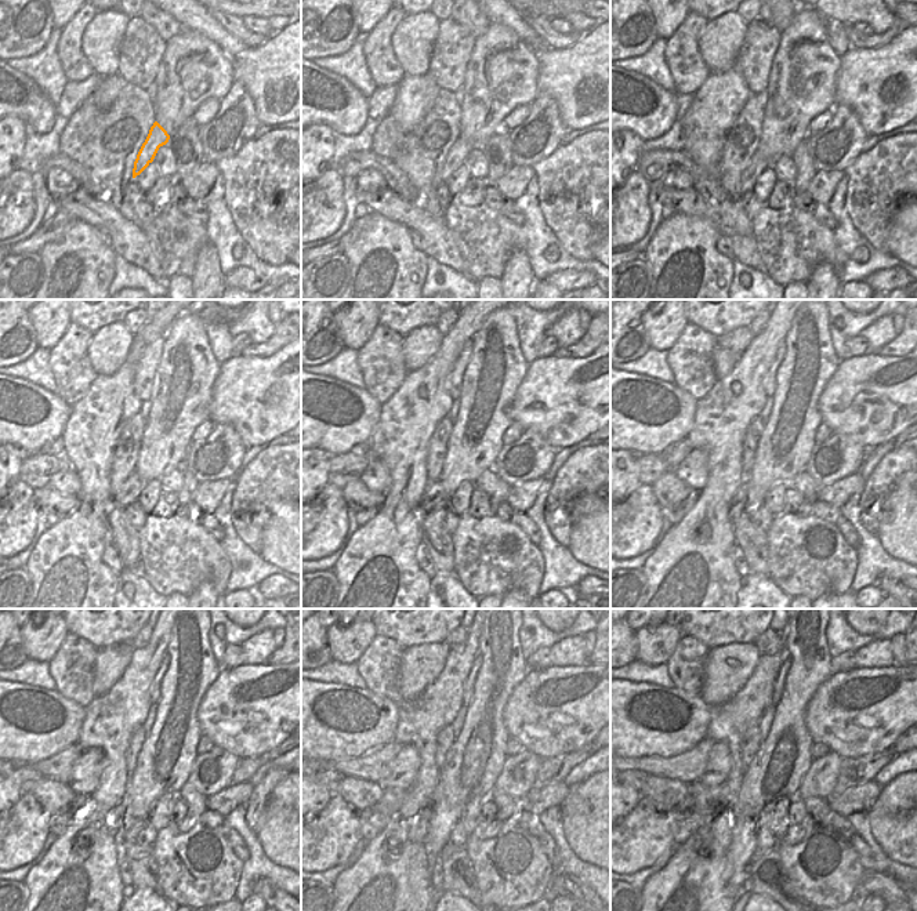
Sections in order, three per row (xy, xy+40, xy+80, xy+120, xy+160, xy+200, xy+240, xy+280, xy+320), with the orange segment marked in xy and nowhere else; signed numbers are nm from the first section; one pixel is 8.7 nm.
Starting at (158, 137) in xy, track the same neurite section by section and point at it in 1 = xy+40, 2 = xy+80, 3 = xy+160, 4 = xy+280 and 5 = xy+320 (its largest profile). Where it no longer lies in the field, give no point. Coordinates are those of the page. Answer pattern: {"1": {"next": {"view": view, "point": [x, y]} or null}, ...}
{"1": {"next": {"view": "xy+40", "point": [456, 156]}}, "2": {"next": {"view": "xy+80", "point": [749, 177]}}, "3": {"next": {"view": "xy+160", "point": [435, 496]}}, "4": {"next": {"view": "xy+280", "point": [417, 830]}}, "5": {"next": {"view": "xy+320", "point": [721, 827]}}}

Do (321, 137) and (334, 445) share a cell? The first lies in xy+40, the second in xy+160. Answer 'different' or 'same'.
different

